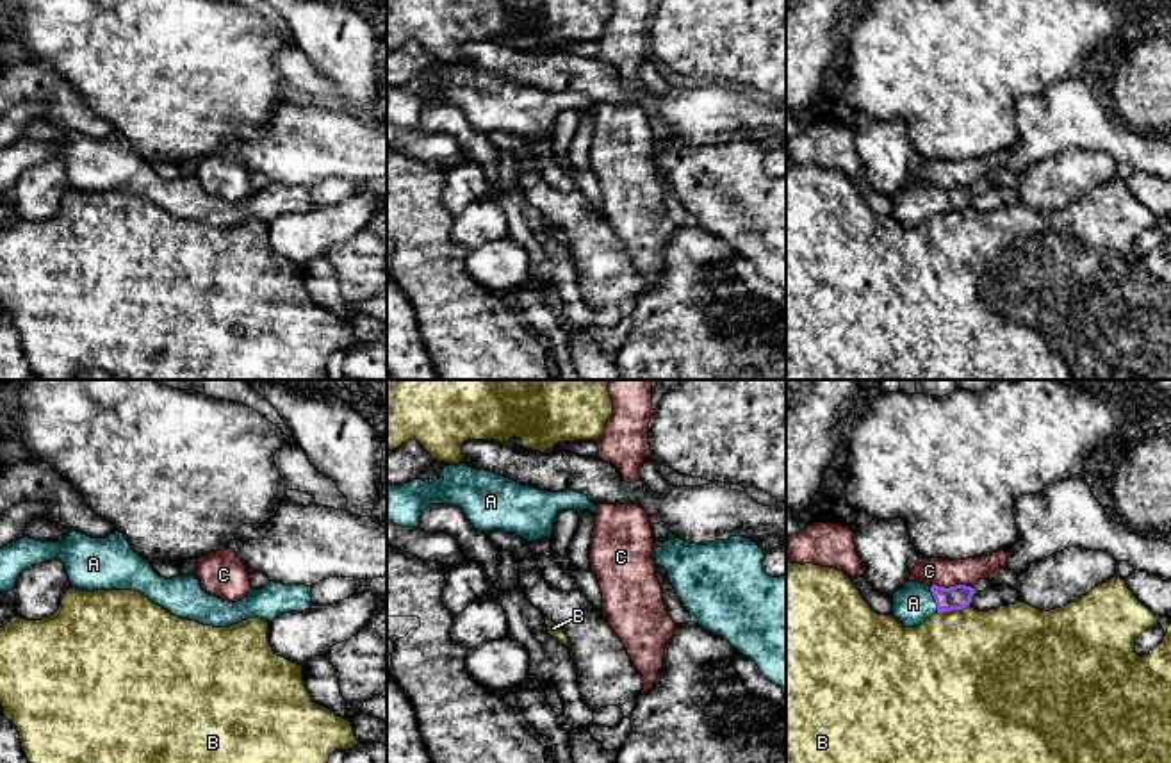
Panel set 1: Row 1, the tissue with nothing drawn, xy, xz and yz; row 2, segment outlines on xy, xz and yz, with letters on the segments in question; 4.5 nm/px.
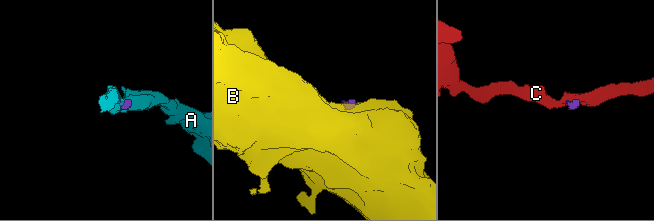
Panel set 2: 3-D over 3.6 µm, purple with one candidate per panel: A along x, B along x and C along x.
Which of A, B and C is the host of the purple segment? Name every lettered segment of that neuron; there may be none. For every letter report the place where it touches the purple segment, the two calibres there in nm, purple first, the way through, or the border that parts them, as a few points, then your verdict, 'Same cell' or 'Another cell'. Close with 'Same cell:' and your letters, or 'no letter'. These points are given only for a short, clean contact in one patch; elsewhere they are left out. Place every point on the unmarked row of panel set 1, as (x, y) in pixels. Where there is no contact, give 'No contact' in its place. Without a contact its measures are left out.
A: Touches purple at yz (934, 198). Thickness 110 nm (purple) against 180 nm. Path across: yz (956, 198), (934, 198), (913, 204). Same cell
B: Touches purple at yz (952, 209). Thickness 110 nm (purple) against 480 nm. Boundary: yz (968, 205), (938, 214). Another cell
C: Touches purple at yz (952, 188). Thickness 110 nm (purple) against 130 nm. Boundary: yz (931, 186), (970, 186), (974, 189). Another cell
Same cell: A

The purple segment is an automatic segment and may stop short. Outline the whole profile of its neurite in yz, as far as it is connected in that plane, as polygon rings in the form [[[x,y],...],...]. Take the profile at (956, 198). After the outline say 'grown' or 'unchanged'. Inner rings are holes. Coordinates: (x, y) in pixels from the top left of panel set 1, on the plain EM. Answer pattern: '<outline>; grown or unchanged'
[[[907,180],[907,184],[891,196],[893,217],[897,217],[905,228],[916,228],[934,214],[962,210],[970,207],[973,194],[975,189],[966,185],[945,189]]]; grown

